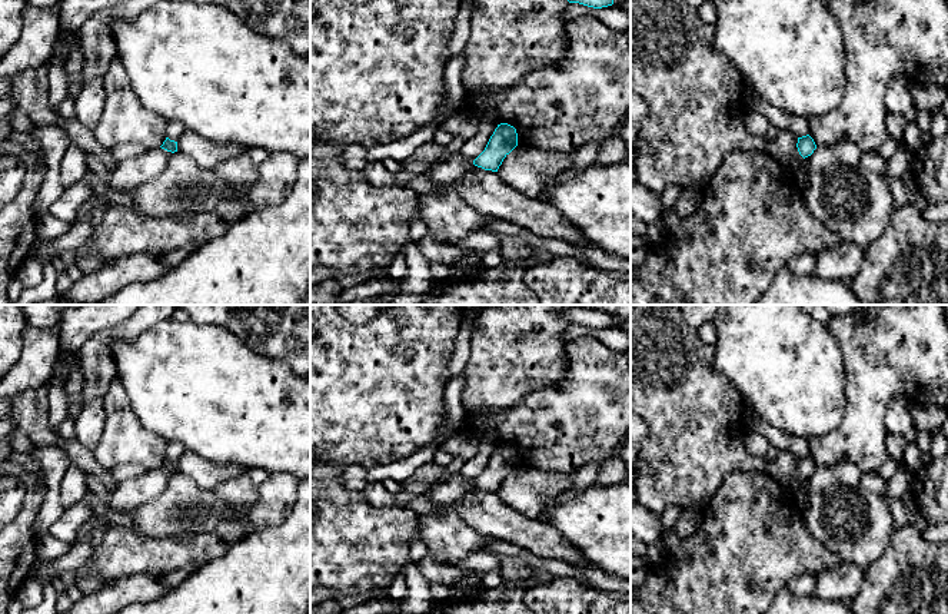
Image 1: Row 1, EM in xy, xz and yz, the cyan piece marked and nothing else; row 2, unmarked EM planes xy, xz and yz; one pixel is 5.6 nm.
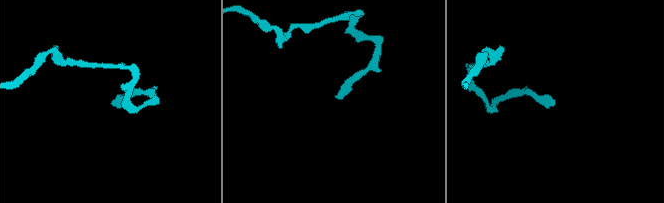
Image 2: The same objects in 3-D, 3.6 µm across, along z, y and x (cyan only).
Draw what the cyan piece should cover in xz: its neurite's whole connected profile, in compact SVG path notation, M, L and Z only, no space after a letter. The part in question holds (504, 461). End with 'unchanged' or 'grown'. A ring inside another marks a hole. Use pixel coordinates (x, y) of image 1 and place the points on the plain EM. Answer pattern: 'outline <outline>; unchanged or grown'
outline M500 444L490 457L485 471L473 481L473 485L485 491L498 492L503 479L518 467L516 449Z; unchanged

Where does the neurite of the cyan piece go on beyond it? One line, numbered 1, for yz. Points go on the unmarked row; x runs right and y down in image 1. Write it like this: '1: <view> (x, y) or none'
1: none

